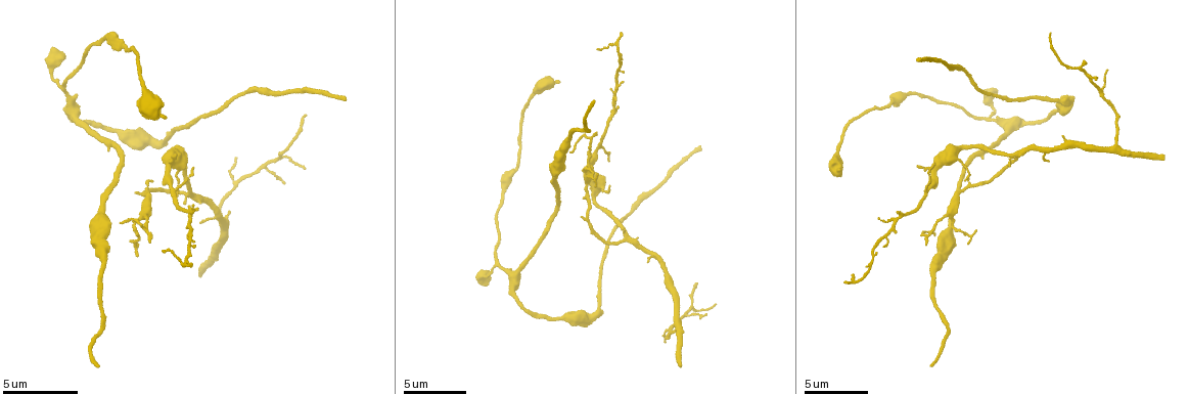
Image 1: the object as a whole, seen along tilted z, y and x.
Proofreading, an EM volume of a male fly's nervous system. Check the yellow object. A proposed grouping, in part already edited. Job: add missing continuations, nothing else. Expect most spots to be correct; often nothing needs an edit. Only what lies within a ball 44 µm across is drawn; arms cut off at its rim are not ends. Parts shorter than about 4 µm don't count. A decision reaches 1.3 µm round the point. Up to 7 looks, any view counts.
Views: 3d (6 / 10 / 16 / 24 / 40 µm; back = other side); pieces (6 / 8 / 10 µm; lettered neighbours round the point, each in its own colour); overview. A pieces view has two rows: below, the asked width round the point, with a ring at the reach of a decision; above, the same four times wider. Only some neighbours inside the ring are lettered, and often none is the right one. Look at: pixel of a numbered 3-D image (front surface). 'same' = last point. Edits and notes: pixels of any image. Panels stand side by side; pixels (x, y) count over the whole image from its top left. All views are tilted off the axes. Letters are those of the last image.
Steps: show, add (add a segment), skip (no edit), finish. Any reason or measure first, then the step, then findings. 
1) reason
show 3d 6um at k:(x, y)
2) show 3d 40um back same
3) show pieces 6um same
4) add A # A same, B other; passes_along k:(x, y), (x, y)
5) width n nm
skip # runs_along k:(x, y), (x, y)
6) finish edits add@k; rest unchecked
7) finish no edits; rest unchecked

free end
show 3d 6um at 1:(596, 177)

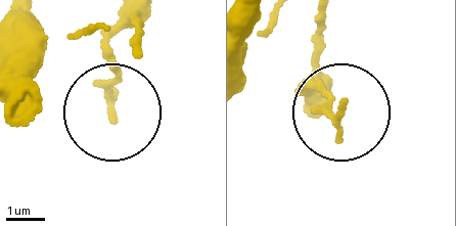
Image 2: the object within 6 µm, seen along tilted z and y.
what lies round it
show pieces 8um at 2:(111, 116)

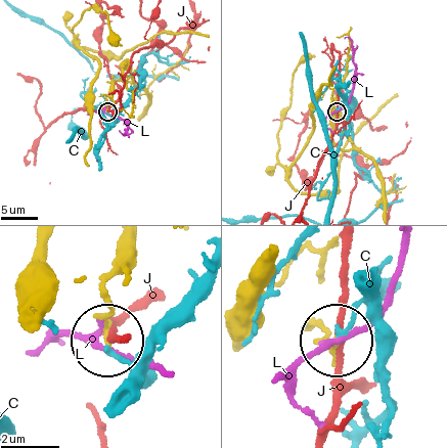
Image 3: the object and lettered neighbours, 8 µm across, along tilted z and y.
skip # C other, J other, L other; runs_along 3:(124, 274), (107, 281), (107, 337); none of them fits

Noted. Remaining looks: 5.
tapers out
show pieces 10um at 1:(1046, 159)

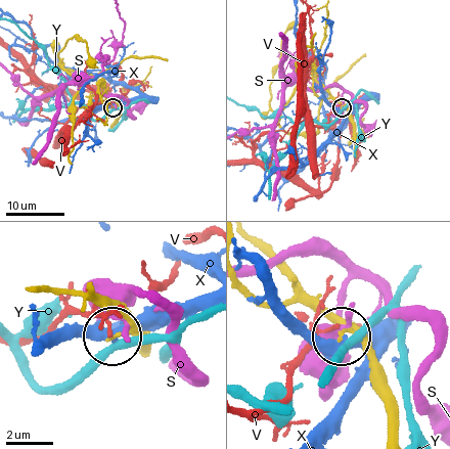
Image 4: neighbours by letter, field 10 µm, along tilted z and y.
width 110 nm
skip # S other, V other, X other, Y other; none of them fits

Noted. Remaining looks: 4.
an open end
show 3d 10um at 1:(53, 50)

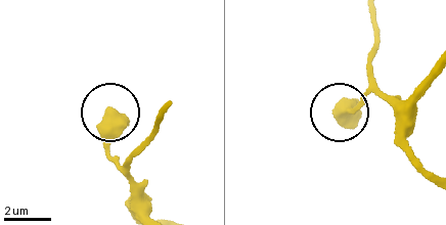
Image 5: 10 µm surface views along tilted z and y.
show pieces 6um at 5:(109, 112)

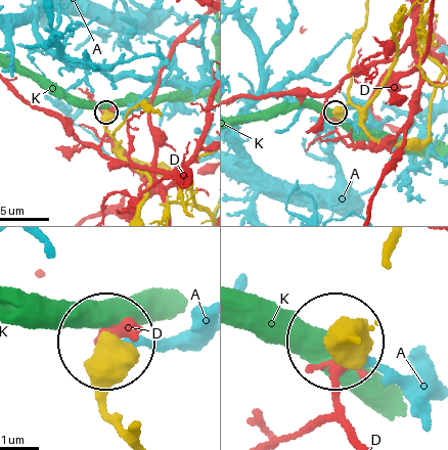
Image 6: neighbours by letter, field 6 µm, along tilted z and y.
skip # A other, D other, K other; none of them fits

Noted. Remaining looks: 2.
free end
show pieces 10um at 1:(966, 179)

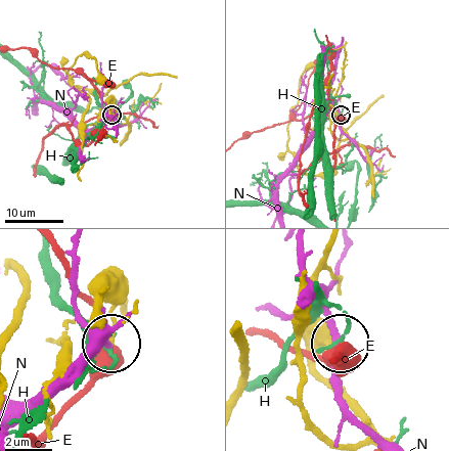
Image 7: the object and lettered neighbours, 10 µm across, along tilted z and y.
skip # E other, H other, N other; no lettered segment goes on from it

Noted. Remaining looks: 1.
finish no edits; rest unchecked

